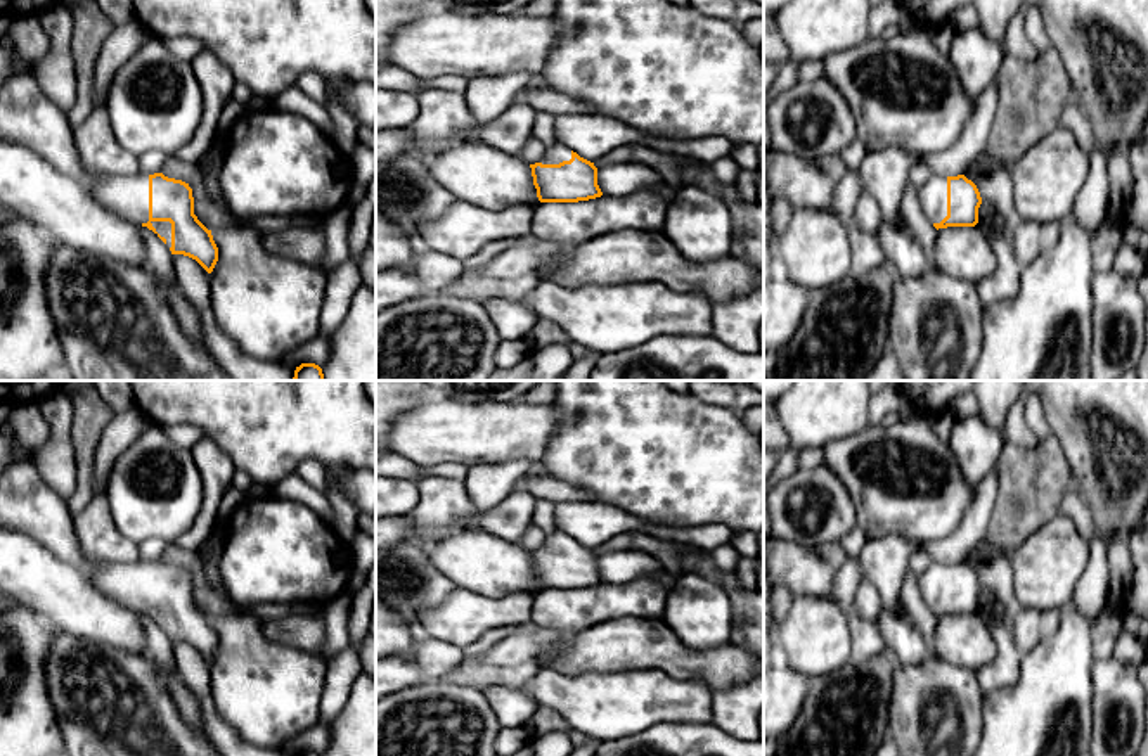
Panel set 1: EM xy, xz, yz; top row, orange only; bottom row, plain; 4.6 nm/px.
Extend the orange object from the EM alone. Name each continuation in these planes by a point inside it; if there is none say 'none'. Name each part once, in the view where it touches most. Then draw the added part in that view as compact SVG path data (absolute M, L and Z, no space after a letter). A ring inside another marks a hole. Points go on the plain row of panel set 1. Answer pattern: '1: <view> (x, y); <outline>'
1: xy (163, 616); M151 609L156 619L166 626L168 637L171 635L171 611L170 609Z

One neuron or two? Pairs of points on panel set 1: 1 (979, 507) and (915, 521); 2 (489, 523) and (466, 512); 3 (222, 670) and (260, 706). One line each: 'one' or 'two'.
1: two
2: two
3: one

